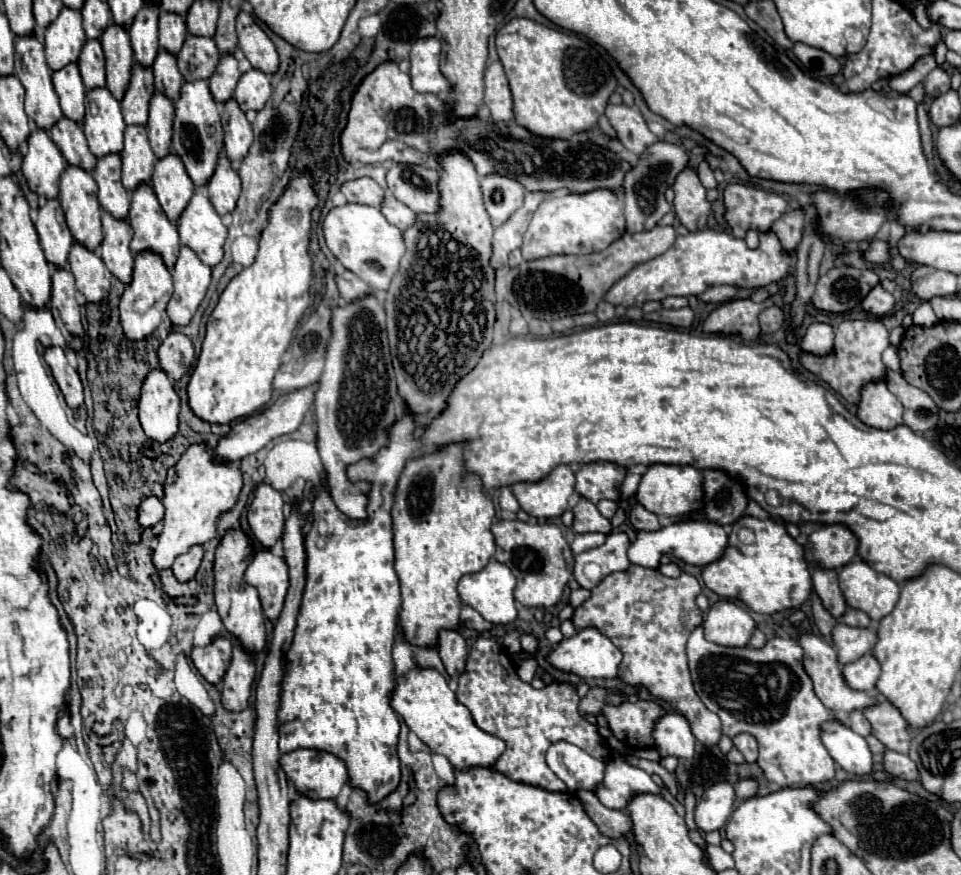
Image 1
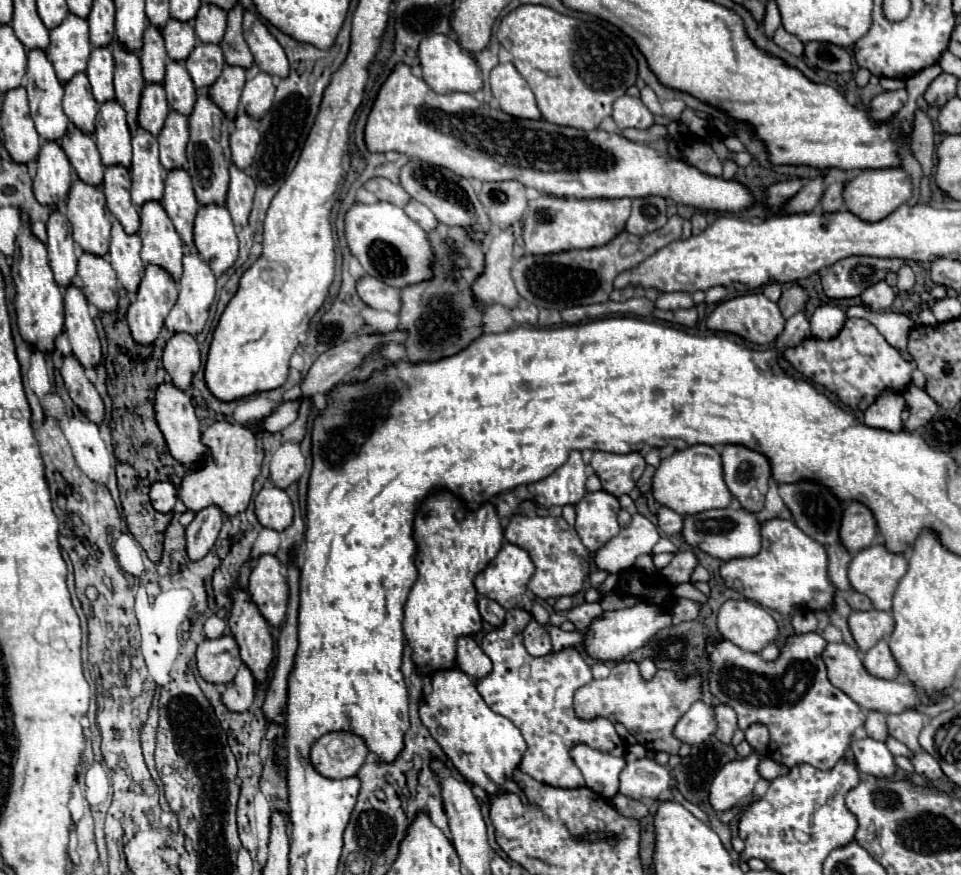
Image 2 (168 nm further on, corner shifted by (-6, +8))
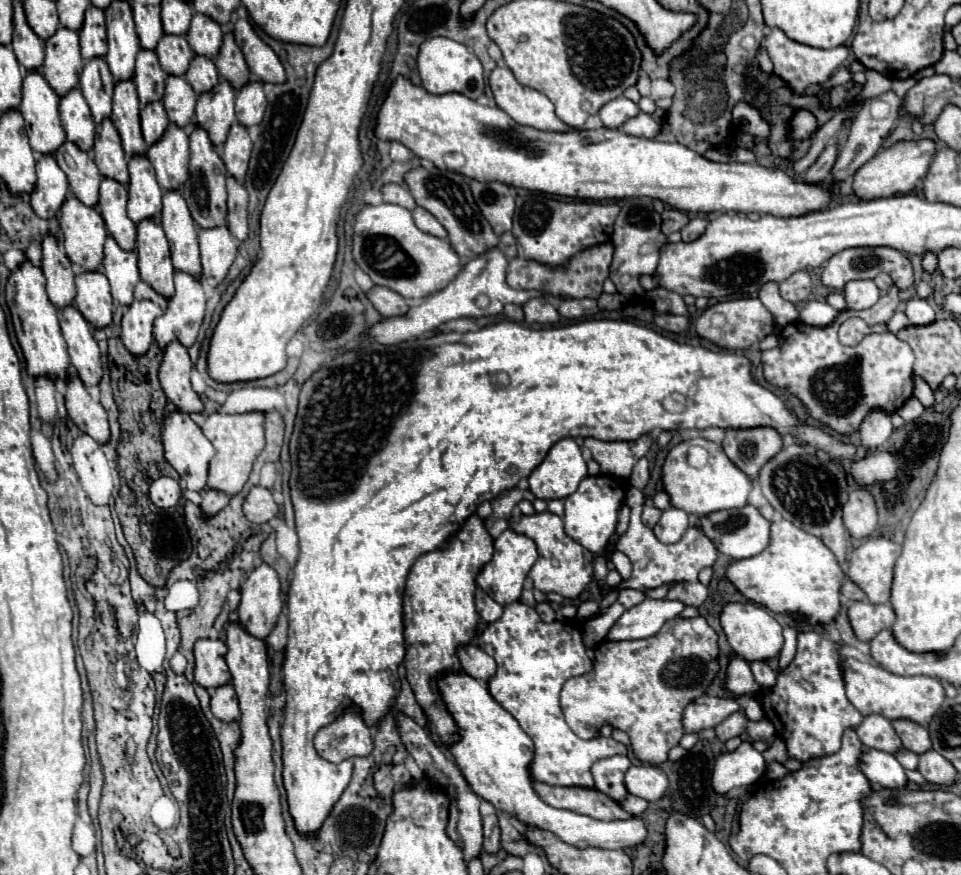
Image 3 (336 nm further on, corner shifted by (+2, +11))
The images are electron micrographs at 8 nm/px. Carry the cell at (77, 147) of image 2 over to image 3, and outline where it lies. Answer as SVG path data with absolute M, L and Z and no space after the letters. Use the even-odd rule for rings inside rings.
M64 142L56 150L54 158L62 172L66 174L74 196L86 206L96 206L102 174L98 172L92 156L88 152L82 152L76 144Z

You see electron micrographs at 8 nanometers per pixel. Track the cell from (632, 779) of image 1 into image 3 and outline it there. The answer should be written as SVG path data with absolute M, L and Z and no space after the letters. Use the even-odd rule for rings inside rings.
M632 766L626 776L626 788L630 794L652 802L666 792L668 776L658 766Z

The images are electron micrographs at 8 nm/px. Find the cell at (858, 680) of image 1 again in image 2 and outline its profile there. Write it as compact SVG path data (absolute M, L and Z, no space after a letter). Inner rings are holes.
M880 641L870 651L866 651L862 657L862 663L866 671L878 679L896 679L900 675L900 669L896 667L896 661L886 641Z

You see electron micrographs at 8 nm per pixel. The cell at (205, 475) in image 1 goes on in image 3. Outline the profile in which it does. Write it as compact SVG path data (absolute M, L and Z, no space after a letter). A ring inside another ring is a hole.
M248 412L248 414L210 414L202 426L204 434L210 434L212 446L216 448L216 456L210 462L208 472L208 488L220 488L228 496L234 496L246 484L252 462L264 448L264 412Z

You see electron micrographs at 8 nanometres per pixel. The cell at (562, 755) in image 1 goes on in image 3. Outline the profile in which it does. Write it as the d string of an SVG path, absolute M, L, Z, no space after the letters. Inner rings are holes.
M610 756L610 758L598 760L592 766L596 790L604 792L606 796L610 796L616 802L622 802L628 796L628 790L624 784L624 774L628 772L630 766L632 766L632 762L628 760L628 756Z

